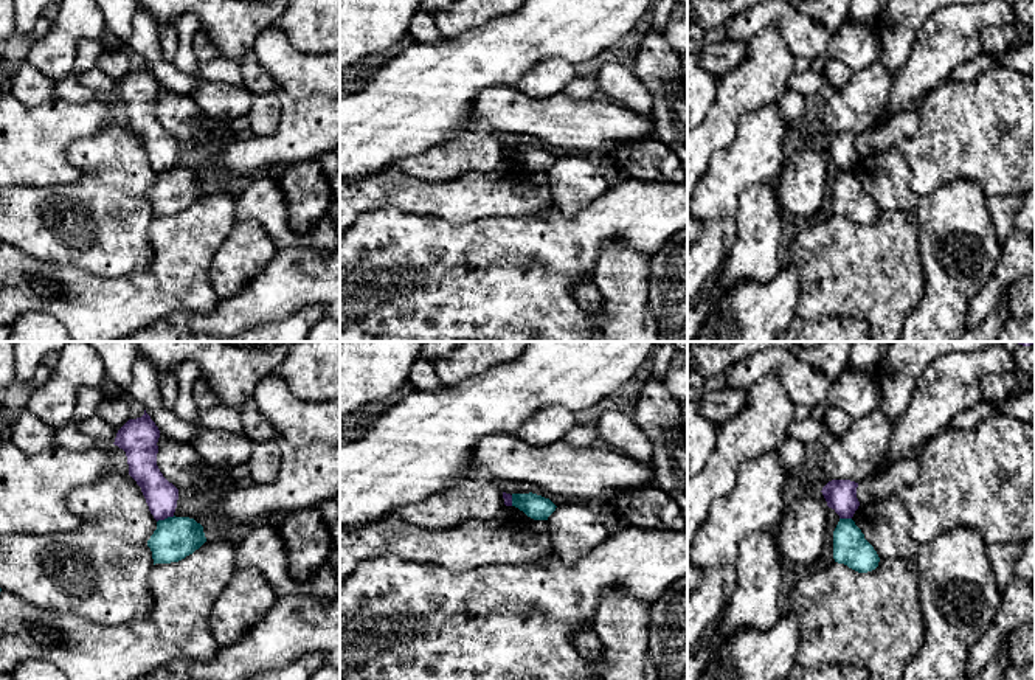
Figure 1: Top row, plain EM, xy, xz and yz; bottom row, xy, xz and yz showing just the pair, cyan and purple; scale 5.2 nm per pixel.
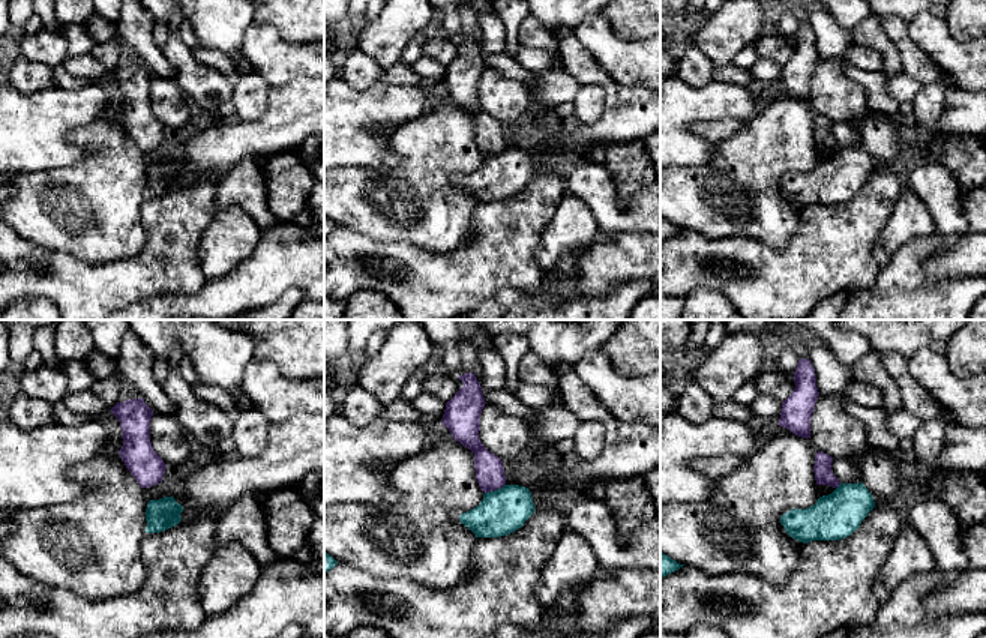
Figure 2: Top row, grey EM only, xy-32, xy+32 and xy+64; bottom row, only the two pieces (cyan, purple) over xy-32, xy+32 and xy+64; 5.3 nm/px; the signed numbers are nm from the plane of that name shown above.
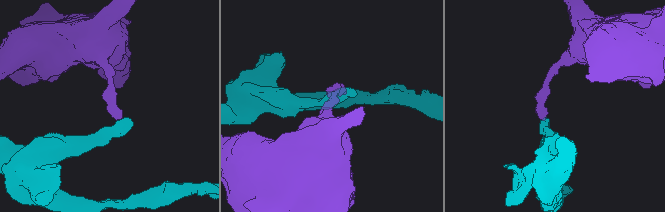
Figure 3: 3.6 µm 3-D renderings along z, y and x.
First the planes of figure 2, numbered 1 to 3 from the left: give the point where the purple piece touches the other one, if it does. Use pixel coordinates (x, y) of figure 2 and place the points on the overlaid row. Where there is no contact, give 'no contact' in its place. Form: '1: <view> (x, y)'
1: no contact
2: xy+32 (496, 490)
3: xy+64 (838, 487)

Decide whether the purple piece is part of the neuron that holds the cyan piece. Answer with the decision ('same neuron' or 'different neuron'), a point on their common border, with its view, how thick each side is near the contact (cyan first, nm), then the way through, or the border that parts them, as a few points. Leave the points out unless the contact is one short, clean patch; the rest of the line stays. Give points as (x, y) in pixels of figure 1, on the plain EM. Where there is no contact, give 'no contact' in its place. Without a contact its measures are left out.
different neuron; meets cyan in xy at (165, 171); 220 nm thick on the cyan side, 160 nm on the other; border along xy (174, 168), (157, 174)

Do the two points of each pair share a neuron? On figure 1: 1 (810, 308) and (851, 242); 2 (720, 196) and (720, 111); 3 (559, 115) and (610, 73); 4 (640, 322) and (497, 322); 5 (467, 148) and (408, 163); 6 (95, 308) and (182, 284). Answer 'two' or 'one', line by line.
1: one
2: two
3: two
4: two
5: one
6: one

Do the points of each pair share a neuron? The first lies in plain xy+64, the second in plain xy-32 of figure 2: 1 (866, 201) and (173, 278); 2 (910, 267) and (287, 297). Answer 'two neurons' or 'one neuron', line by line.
1: one neuron
2: one neuron

